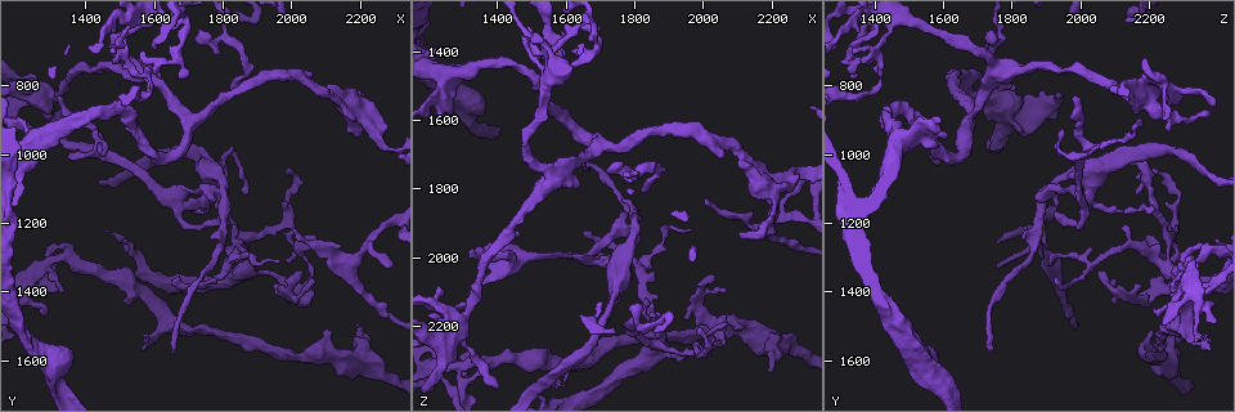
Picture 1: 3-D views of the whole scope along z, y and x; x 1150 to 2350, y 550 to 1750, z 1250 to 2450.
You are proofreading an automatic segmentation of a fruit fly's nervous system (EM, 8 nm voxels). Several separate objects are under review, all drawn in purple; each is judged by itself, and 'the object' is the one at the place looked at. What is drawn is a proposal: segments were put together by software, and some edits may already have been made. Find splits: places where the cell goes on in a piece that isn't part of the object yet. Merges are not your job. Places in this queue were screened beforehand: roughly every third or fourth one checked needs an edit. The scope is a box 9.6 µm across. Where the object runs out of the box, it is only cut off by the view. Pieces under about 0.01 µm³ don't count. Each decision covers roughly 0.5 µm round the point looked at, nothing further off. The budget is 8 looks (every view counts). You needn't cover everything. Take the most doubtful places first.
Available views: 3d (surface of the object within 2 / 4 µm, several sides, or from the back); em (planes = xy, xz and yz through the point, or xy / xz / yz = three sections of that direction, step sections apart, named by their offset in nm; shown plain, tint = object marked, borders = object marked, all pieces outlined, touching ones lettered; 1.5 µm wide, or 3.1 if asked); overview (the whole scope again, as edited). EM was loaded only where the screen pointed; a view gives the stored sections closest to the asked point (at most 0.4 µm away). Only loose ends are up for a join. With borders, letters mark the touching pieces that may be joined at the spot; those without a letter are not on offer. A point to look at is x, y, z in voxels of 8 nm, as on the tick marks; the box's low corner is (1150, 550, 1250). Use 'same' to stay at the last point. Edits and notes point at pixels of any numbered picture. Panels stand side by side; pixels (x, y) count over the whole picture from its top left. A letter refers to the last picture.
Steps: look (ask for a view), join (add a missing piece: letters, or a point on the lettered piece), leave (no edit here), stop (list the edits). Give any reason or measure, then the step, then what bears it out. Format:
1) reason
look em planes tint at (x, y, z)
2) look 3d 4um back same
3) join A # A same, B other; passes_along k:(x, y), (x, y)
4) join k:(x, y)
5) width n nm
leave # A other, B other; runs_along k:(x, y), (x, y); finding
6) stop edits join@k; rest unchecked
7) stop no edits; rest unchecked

look 3d 2um at (2000, 1210, 1850)

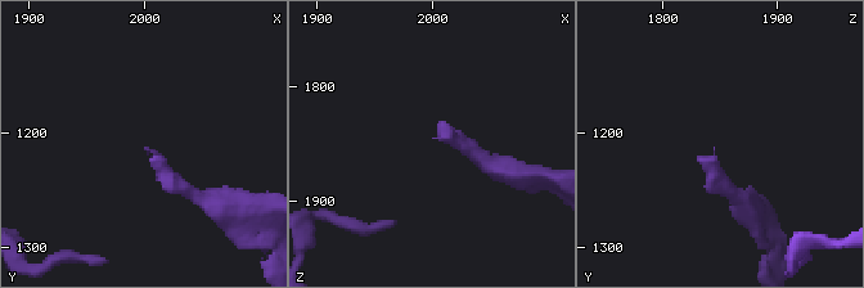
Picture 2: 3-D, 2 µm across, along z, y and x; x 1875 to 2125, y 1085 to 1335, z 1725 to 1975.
now the EM
look em xy step 4 borders at (2006, 1210, 1846)

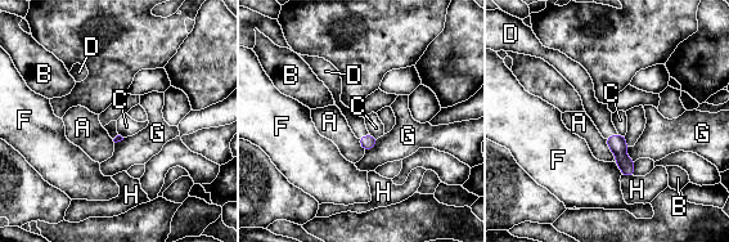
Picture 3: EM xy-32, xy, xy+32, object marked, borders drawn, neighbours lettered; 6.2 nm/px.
join D # A other, B other, C other, D same, F other, G other, H other; passes_along 3:(617, 143), (612, 135), (599, 113); the cell continues

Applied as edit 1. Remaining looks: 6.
branch stops here
look em planes borders at (2110, 830, 1930)

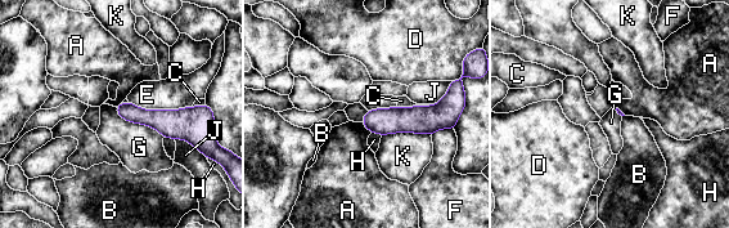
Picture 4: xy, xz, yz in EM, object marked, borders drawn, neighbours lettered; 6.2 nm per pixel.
leave # A other, B other, C other, D other, E other, F other, G other, H other, J other, K other; border 4:(115, 107), (163, 137); none of them fits

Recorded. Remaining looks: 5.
thin end
look 3d 4um at (1800, 1160, 1920)

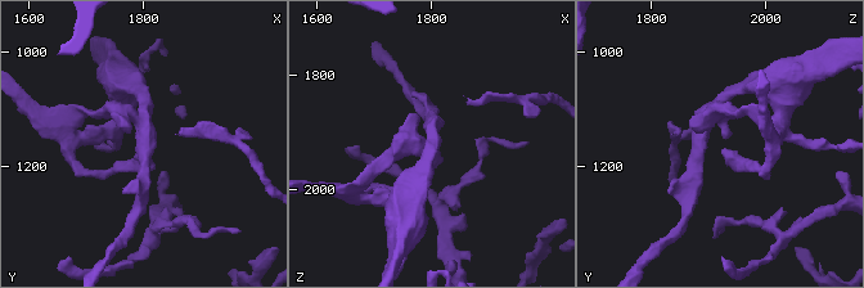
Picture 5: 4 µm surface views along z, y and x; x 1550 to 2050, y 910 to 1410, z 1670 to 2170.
need the tissue
look em planes tint at (1800, 1170, 1925)

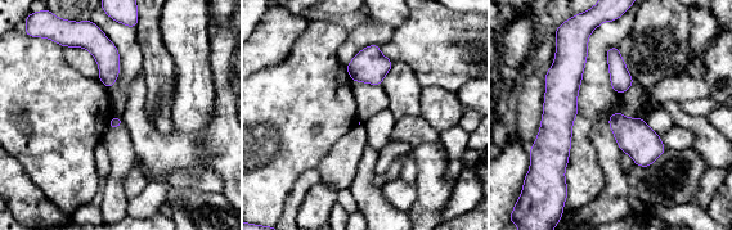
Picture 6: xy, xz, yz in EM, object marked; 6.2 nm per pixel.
look em planes borders same

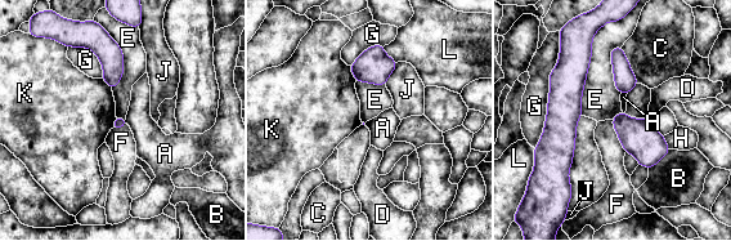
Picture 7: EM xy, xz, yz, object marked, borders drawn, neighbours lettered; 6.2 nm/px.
leave # A other, B other, C other, D other, E other, F other, G other, H other, J other, K other, L other; border 7:(599, 30), (592, 39), (581, 115); none of them fits

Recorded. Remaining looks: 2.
stop edits join@3; rest unchecked

